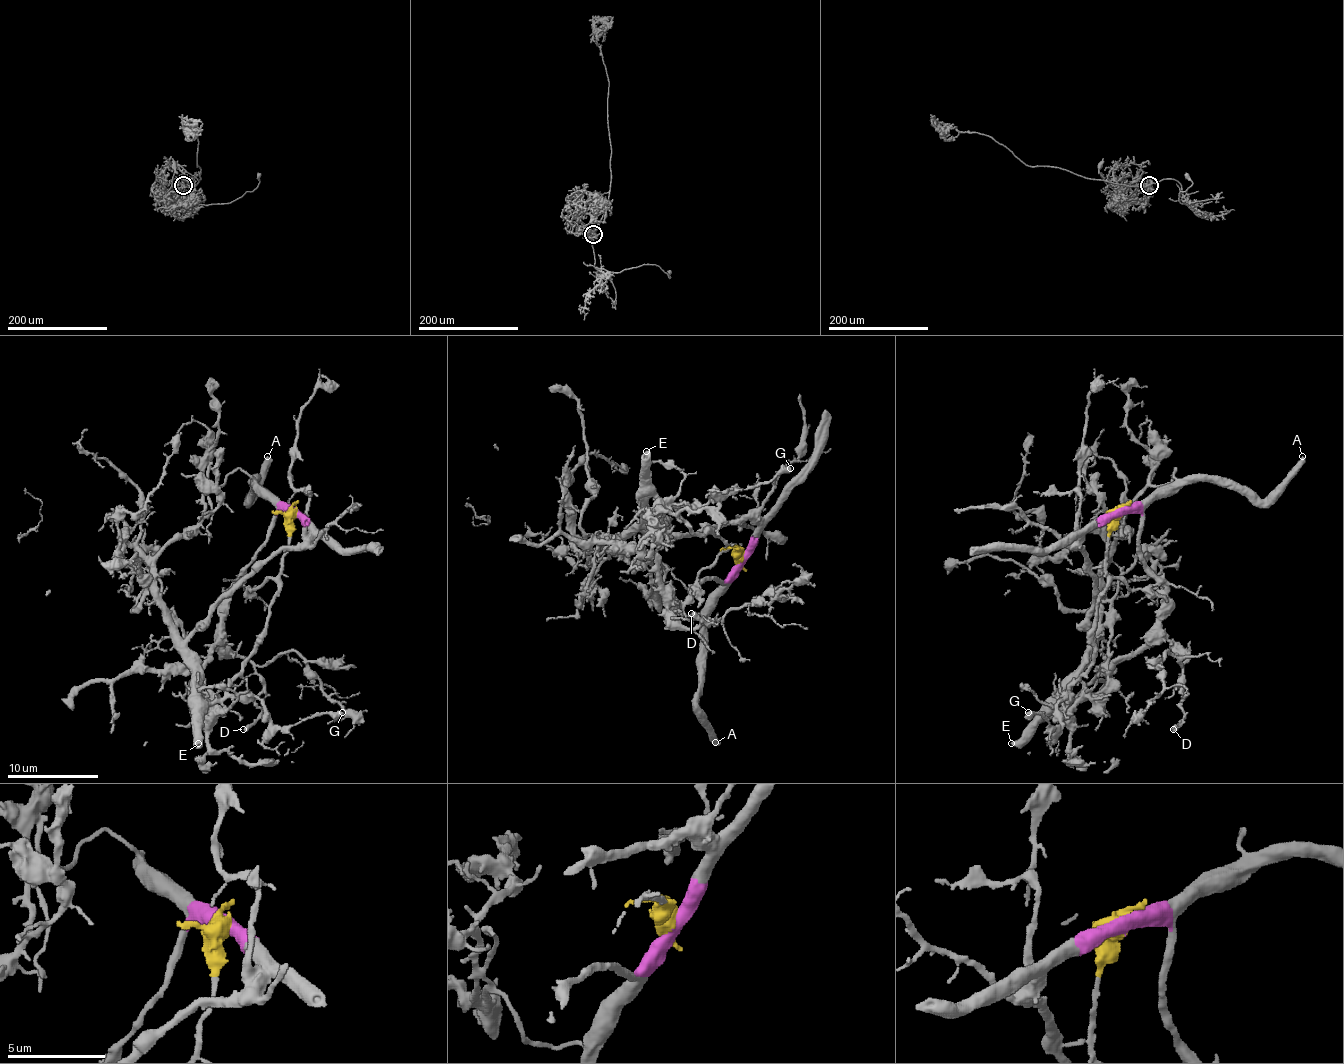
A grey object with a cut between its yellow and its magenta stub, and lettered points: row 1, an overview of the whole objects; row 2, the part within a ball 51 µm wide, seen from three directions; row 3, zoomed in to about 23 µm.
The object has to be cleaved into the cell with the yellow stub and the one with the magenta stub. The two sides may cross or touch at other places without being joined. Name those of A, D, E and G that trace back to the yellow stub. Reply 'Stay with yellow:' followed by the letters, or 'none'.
Stay with yellow: E, G

